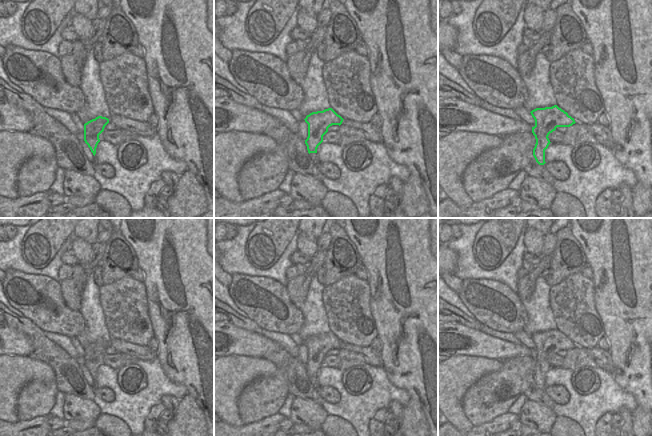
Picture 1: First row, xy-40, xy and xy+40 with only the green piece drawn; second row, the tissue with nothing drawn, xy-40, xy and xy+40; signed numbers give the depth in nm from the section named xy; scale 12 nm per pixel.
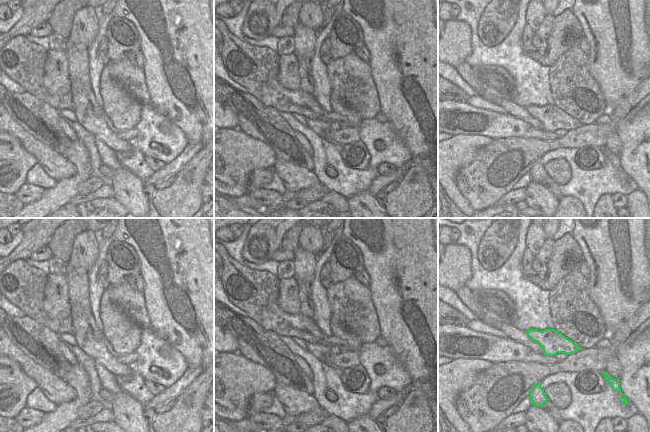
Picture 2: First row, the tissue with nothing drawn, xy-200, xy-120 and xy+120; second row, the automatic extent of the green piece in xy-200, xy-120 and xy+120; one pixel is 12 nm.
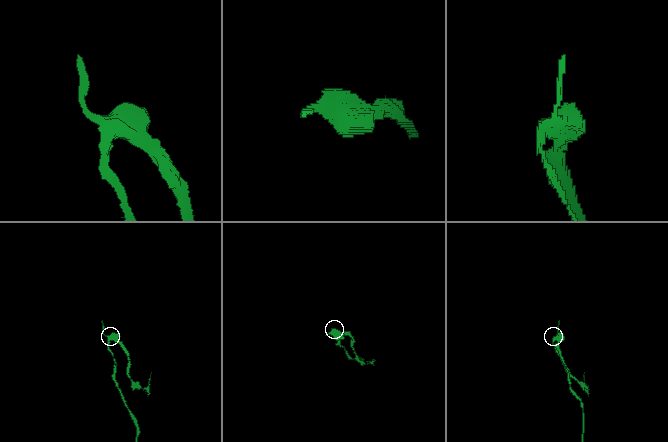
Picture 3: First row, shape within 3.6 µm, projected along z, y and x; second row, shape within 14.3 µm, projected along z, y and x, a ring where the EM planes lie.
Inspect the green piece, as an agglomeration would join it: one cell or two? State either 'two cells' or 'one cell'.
two cells

